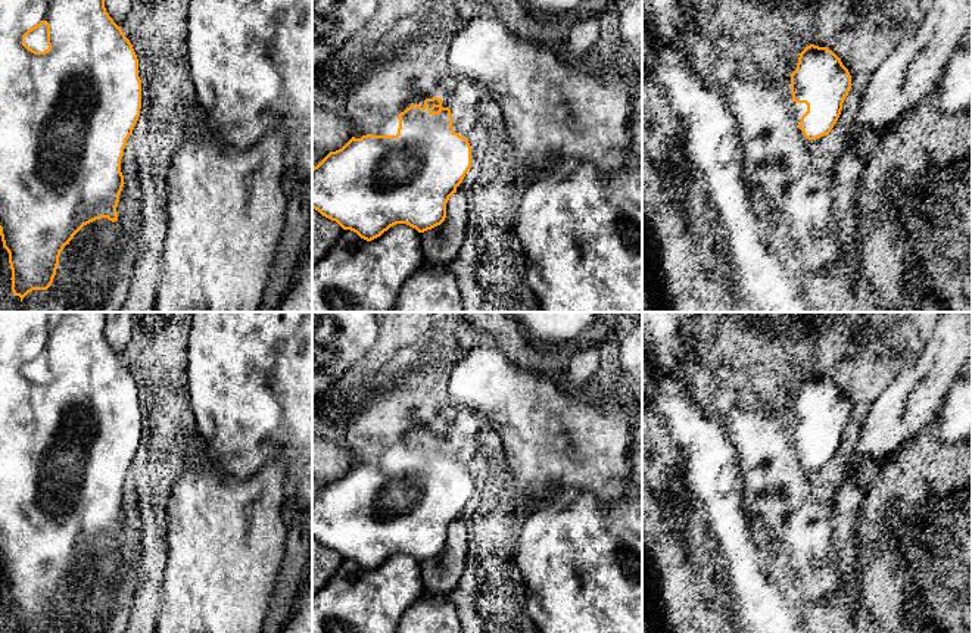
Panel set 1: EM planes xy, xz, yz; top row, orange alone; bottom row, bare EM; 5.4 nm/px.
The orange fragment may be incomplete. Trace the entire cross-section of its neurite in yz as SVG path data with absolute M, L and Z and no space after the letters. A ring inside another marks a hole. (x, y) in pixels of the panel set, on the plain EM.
M810 374L798 384L797 399L791 403L792 430L807 434L798 458L806 468L816 470L837 453L851 418L851 405L828 377Z

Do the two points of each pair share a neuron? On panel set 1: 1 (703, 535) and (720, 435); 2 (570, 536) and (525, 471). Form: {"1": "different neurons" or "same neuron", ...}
{"1": "different neurons", "2": "different neurons"}

